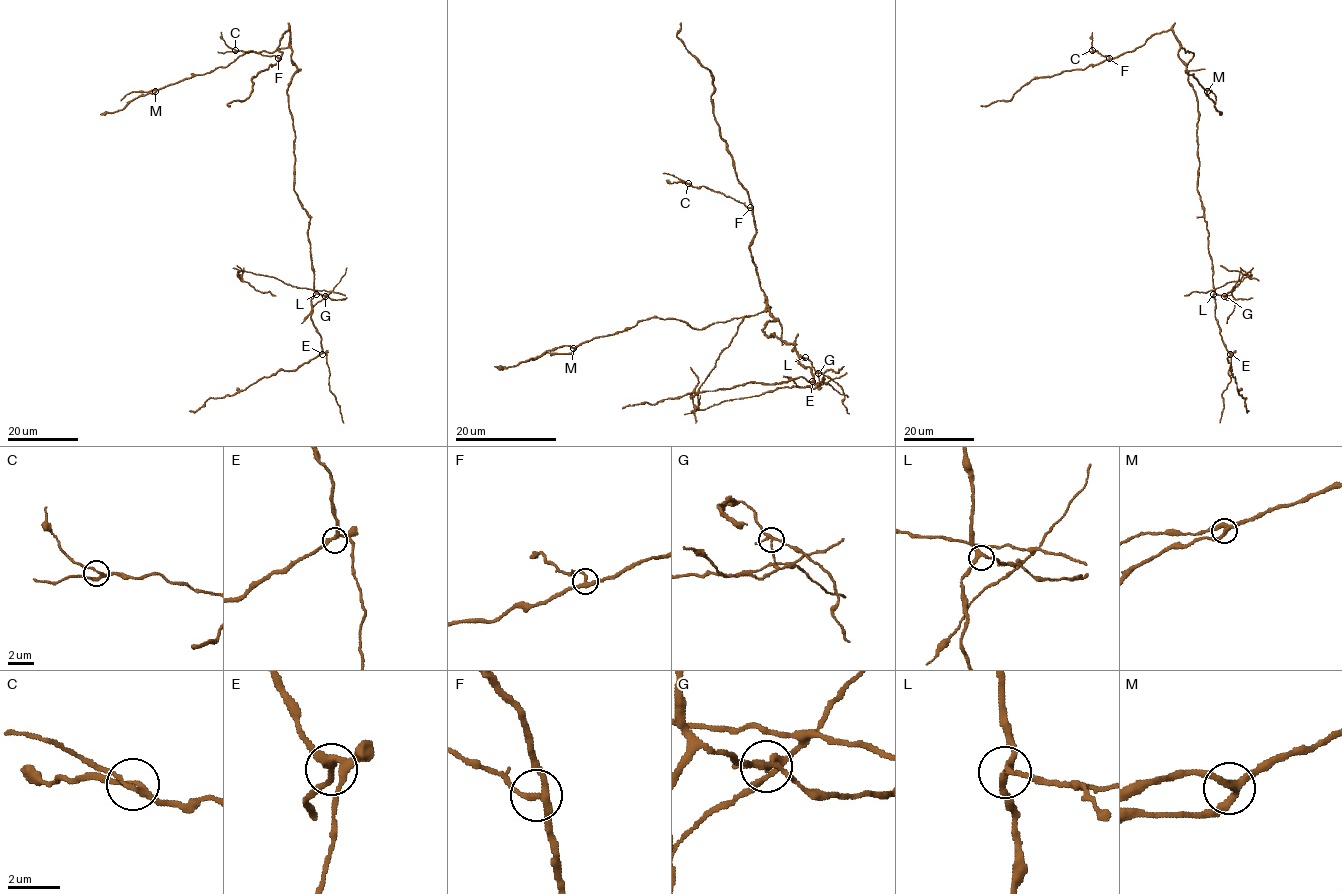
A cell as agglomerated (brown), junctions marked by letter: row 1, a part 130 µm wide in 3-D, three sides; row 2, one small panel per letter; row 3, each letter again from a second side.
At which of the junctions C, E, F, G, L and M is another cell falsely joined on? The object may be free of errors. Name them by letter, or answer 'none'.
G

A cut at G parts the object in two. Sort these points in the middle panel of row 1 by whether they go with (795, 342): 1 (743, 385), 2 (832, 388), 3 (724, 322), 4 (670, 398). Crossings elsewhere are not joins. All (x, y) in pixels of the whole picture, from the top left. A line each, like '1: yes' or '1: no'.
1: yes
2: no
3: yes
4: yes

